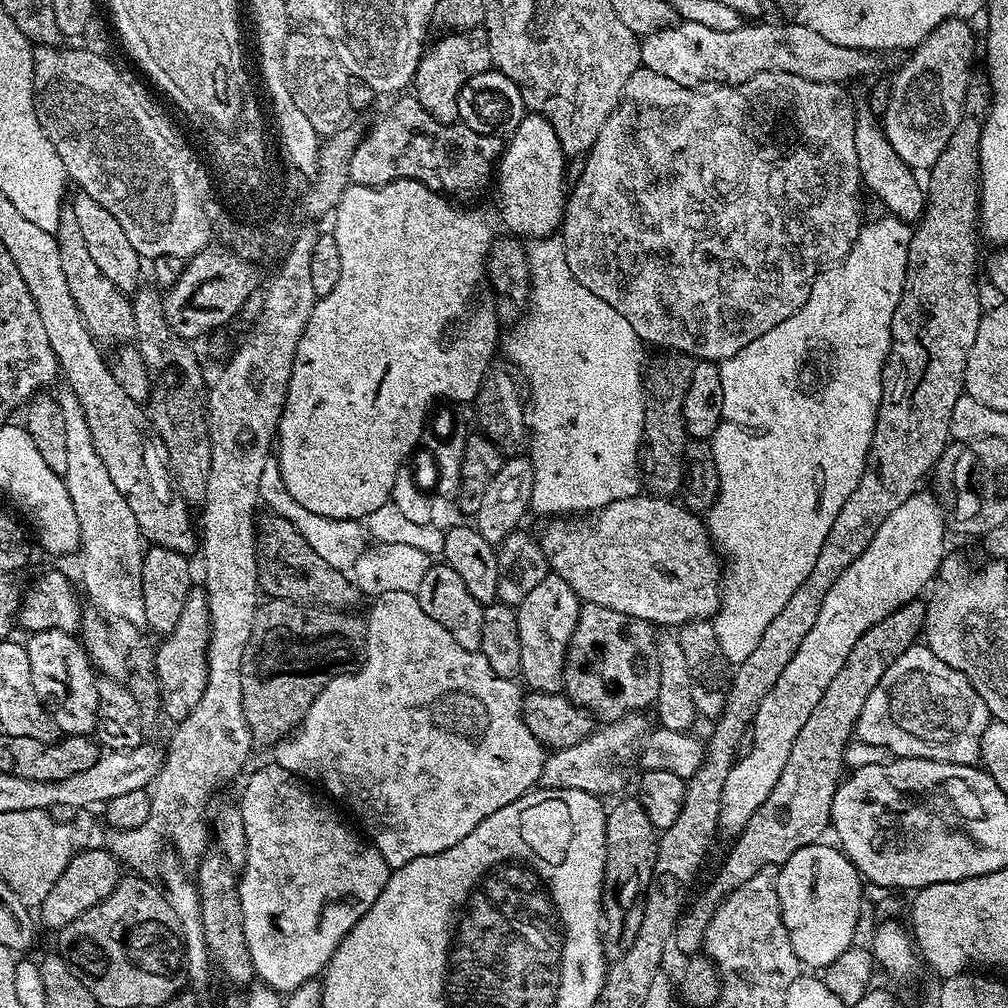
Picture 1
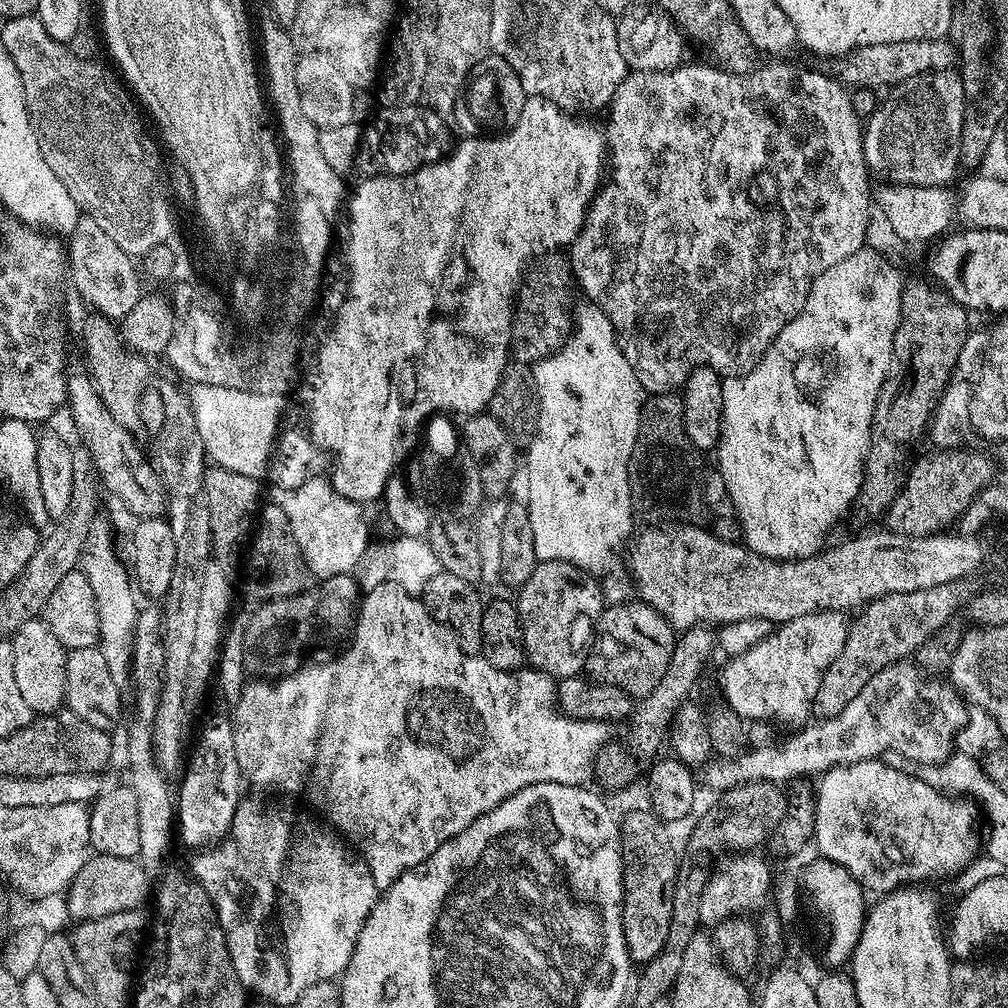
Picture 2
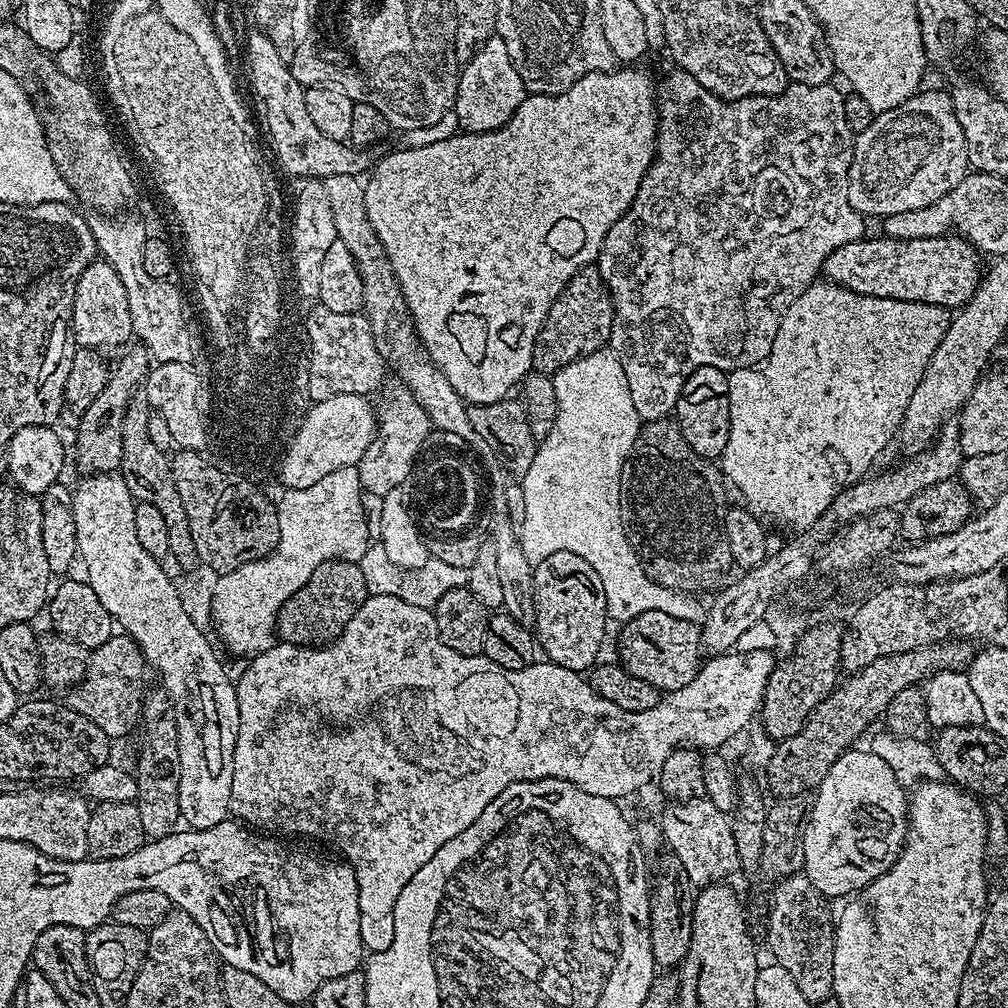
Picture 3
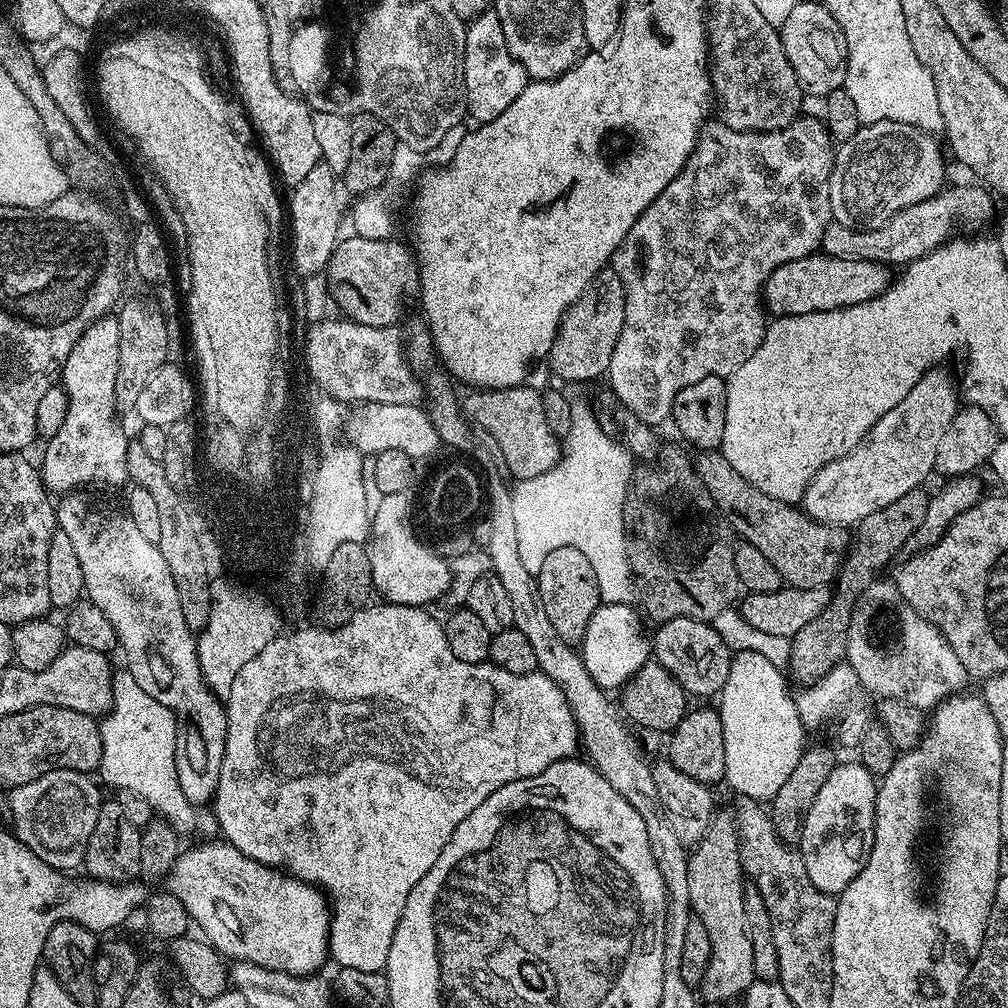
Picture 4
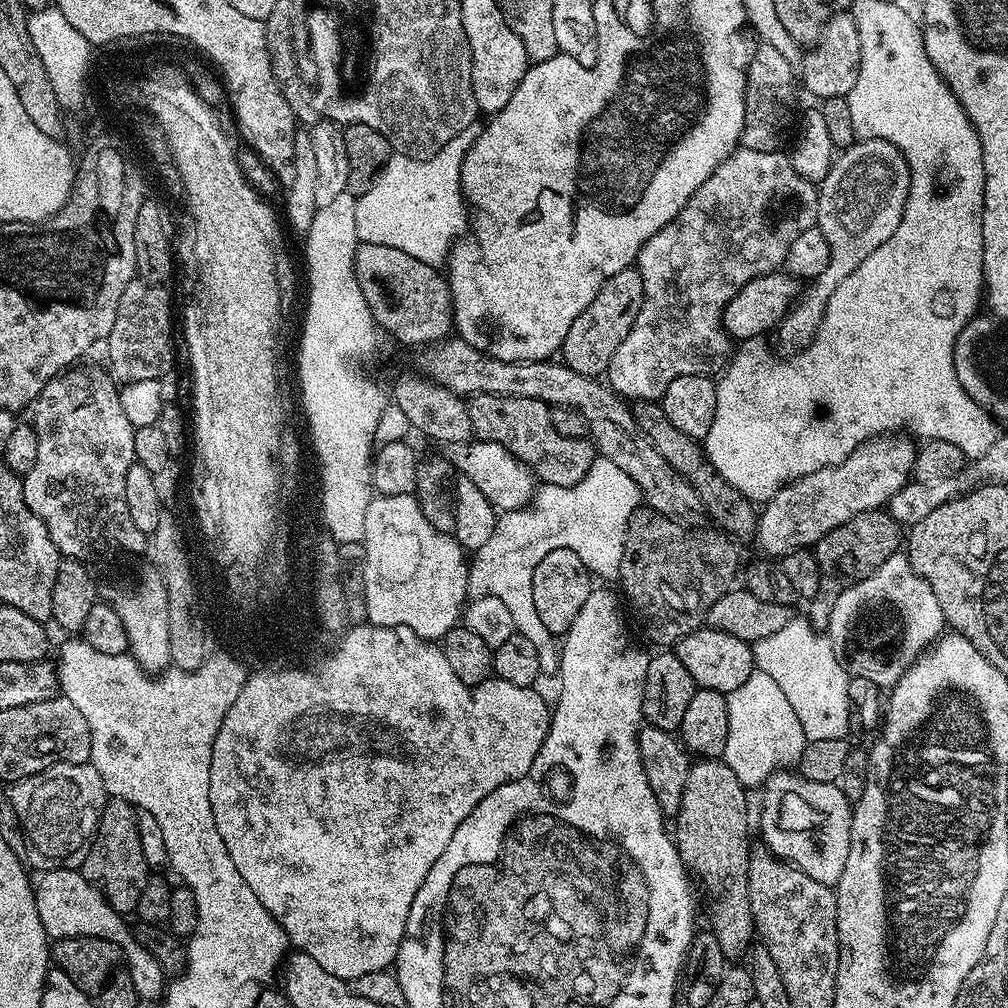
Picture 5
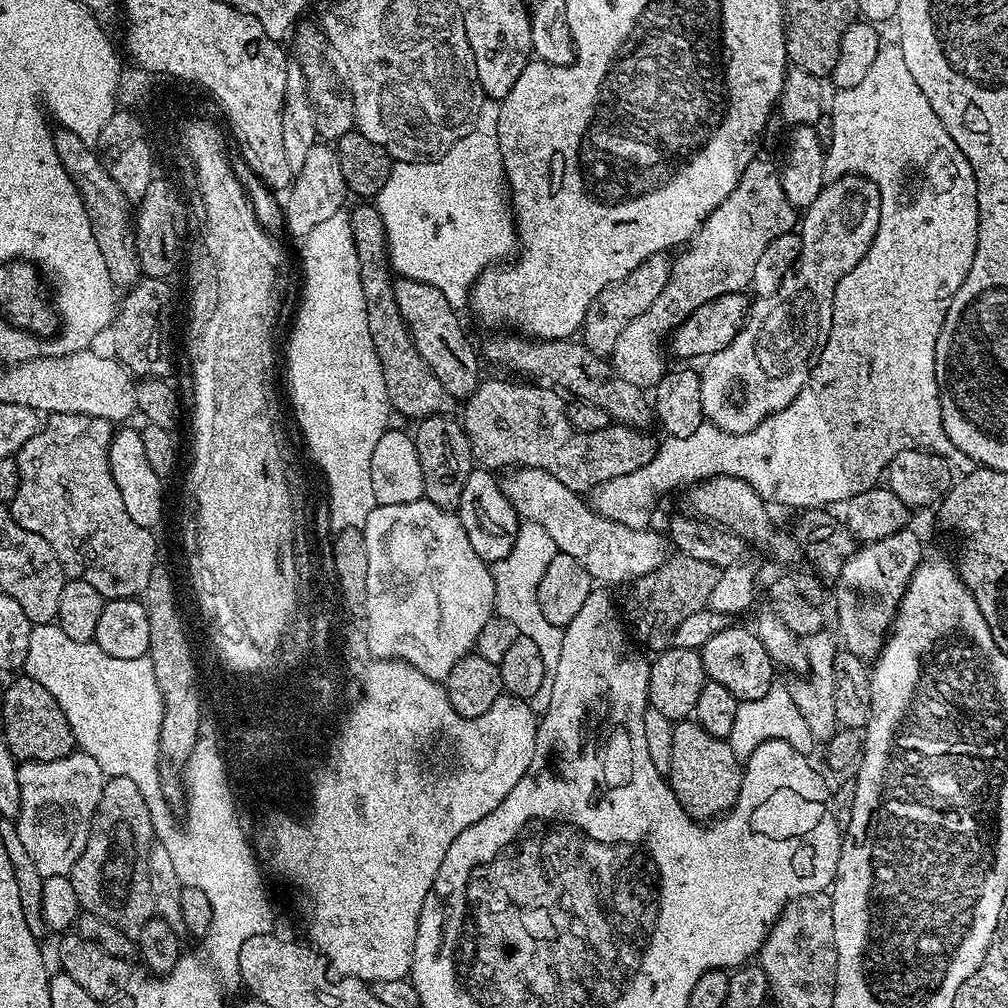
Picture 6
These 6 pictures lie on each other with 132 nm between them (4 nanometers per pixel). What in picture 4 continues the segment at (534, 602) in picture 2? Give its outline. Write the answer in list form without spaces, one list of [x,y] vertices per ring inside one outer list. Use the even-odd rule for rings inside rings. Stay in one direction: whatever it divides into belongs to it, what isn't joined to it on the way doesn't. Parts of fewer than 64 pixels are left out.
[[[573,548],[550,550],[538,569],[538,591],[546,618],[550,618],[554,630],[558,630],[558,638],[570,646],[579,645],[586,634],[586,626],[590,626],[594,610],[602,603],[596,575],[590,570],[586,554]]]

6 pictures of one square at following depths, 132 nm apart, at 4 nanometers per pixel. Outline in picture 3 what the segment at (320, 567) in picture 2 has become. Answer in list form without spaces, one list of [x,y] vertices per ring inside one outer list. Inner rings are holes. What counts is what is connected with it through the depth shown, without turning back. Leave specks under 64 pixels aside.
[[[359,467],[334,470],[306,492],[296,492],[276,509],[280,537],[276,549],[261,560],[219,573],[210,585],[212,620],[220,640],[236,656],[251,658],[270,650],[276,636],[276,616],[282,606],[322,566],[331,560],[359,562],[370,543],[364,520]]]

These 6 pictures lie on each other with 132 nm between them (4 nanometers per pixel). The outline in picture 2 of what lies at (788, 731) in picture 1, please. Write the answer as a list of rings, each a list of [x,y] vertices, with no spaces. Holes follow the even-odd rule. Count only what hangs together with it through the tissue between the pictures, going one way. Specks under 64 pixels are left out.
[[[843,612],[802,614],[802,618],[769,631],[766,639],[759,640],[741,656],[731,657],[720,672],[723,703],[748,722],[777,720],[788,730],[809,723],[812,703],[816,701],[818,686],[822,686],[822,674],[826,674],[830,662],[842,654],[846,644],[850,624],[844,619]]]

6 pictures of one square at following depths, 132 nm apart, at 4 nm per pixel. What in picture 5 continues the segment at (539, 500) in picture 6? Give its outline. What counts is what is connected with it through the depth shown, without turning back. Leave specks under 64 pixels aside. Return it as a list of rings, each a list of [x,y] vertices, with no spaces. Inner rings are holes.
[[[475,439],[466,443],[452,442],[443,445],[440,454],[459,475],[470,478],[497,511],[525,508],[535,495],[536,479],[532,471],[504,446],[489,440]]]

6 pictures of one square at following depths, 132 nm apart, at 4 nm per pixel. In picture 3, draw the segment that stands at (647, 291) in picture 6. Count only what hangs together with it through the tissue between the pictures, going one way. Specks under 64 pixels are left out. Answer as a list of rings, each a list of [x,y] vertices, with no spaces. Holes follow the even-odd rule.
[[[589,266],[578,270],[550,306],[544,329],[534,342],[533,369],[552,376],[562,370],[562,366],[570,366],[570,362],[578,362],[584,356],[601,351],[611,341],[612,318],[612,299],[600,276],[600,269]]]

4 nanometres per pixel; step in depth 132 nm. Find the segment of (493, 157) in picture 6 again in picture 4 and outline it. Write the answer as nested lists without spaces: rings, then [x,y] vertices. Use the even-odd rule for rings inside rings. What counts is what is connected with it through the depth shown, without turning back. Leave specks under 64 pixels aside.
[[[463,123],[454,126],[450,130],[450,134],[446,134],[446,138],[442,138],[439,146],[437,148],[431,148],[429,152],[419,152],[418,150],[413,150],[410,146],[397,143],[396,149],[394,150],[394,158],[390,162],[388,181],[382,187],[375,188],[373,192],[367,192],[365,196],[359,197],[355,201],[356,205],[352,208],[351,231],[362,238],[374,238],[375,240],[393,239],[395,232],[392,231],[396,228],[396,211],[400,208],[400,195],[403,194],[404,187],[413,179],[412,184],[429,166],[448,164],[450,158],[454,158],[458,146],[462,146],[462,138],[464,137],[465,131],[466,128]]]

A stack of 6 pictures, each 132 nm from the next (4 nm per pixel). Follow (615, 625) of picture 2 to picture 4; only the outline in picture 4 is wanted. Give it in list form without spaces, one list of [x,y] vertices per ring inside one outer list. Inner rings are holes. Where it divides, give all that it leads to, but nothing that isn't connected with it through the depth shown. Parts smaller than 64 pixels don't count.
[[[674,618],[663,621],[650,640],[650,652],[660,664],[683,686],[689,697],[712,696],[723,693],[724,683],[730,674],[733,653],[712,628],[711,623],[694,618]]]

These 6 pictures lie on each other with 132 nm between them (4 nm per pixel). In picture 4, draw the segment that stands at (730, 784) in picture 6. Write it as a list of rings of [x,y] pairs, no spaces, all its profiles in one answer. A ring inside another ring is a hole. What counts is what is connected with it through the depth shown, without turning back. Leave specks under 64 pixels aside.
[[[717,811],[712,820],[703,829],[700,841],[691,849],[688,857],[688,893],[695,919],[710,934],[710,962],[706,966],[706,974],[702,974],[702,982],[698,989],[701,1001],[709,1000],[712,1004],[720,1004],[723,1000],[743,997],[744,991],[756,979],[754,974],[754,953],[750,947],[750,938],[746,934],[744,907],[742,898],[746,887],[744,867],[740,861],[740,843],[736,837],[736,821],[733,813]]]

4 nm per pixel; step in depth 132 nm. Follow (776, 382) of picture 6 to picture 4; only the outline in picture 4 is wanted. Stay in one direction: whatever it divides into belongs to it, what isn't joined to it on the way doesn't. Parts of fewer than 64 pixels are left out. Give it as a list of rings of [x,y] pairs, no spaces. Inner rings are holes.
[[[879,120],[865,124],[848,141],[835,149],[832,173],[828,179],[830,210],[833,221],[847,228],[877,228],[882,226],[906,206],[914,206],[923,200],[929,200],[945,187],[944,156],[940,153],[940,144],[931,131],[916,127],[915,124],[897,120]]]

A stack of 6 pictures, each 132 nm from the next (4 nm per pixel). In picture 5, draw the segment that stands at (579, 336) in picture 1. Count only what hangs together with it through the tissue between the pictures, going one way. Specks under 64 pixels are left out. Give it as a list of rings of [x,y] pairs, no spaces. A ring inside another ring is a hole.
[[[598,458],[590,466],[586,478],[574,486],[544,484],[537,487],[530,501],[532,516],[528,516],[527,507],[505,511],[497,519],[494,534],[490,534],[486,546],[471,557],[468,566],[469,597],[474,592],[487,592],[489,596],[501,599],[510,610],[510,618],[514,618],[516,631],[534,642],[540,671],[545,677],[555,677],[561,663],[554,658],[554,648],[552,652],[548,645],[550,637],[547,630],[534,623],[534,566],[538,566],[538,562],[542,562],[550,550],[565,548],[580,554],[587,563],[589,573],[615,581],[620,575],[624,557],[628,520],[641,504],[640,488],[634,478],[630,478],[626,470],[618,470],[614,462]]]

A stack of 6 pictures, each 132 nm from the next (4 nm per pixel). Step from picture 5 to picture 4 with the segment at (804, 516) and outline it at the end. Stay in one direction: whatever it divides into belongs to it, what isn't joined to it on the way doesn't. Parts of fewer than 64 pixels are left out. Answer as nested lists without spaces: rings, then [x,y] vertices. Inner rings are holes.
[[[937,366],[918,378],[910,394],[906,394],[894,410],[886,410],[854,450],[822,466],[822,470],[814,474],[804,491],[802,511],[805,515],[848,530],[870,518],[874,510],[898,502],[902,494],[910,494],[910,490],[925,483],[923,480],[928,475],[933,475],[938,441],[946,434],[946,426],[950,426],[962,404],[957,381],[955,384],[951,374],[944,370]]]

